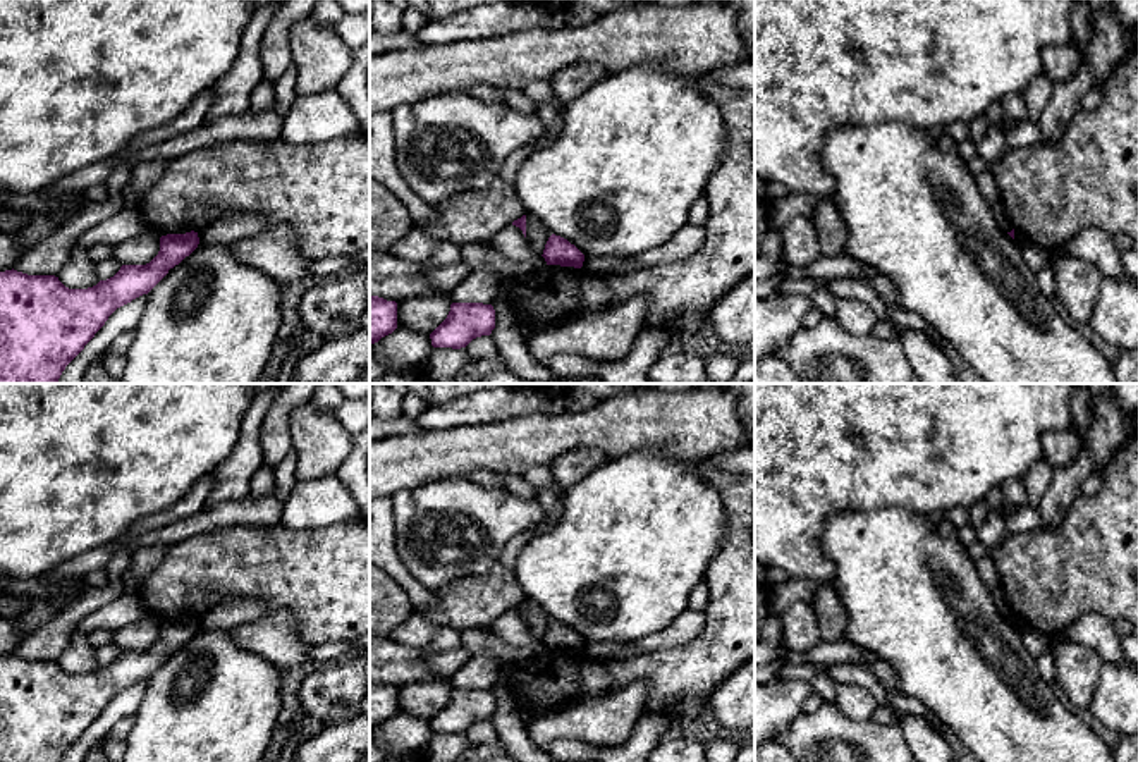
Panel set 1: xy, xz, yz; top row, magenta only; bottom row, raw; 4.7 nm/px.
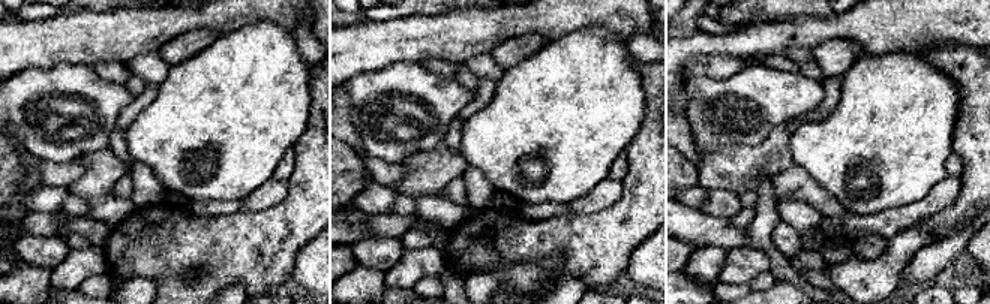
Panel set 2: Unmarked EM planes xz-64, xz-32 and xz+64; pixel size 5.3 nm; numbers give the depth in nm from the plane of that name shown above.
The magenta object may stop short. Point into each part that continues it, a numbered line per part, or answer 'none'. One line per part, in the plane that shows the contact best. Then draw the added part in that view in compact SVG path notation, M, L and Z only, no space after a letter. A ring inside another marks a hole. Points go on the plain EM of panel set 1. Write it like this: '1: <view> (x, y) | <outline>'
none

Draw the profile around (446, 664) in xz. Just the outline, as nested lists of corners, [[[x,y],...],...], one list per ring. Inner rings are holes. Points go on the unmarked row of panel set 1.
[[[464,647],[445,650],[440,654],[425,652],[426,666],[438,676],[449,679],[452,678],[468,661],[471,659],[471,652]]]

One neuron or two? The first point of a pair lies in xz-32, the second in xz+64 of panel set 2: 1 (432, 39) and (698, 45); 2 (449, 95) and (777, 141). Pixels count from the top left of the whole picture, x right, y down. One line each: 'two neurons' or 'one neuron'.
1: one neuron
2: two neurons

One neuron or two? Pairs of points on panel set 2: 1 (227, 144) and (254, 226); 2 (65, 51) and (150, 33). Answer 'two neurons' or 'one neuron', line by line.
1: two neurons
2: one neuron

